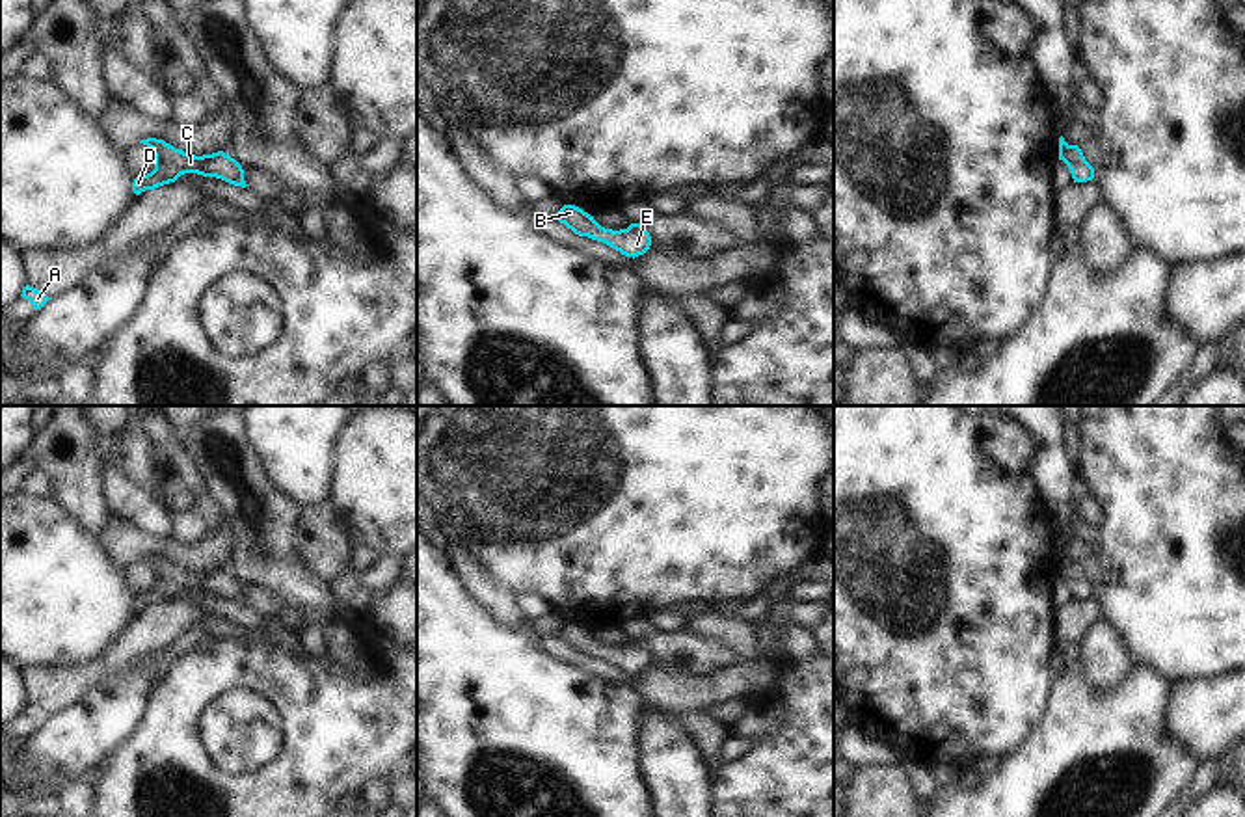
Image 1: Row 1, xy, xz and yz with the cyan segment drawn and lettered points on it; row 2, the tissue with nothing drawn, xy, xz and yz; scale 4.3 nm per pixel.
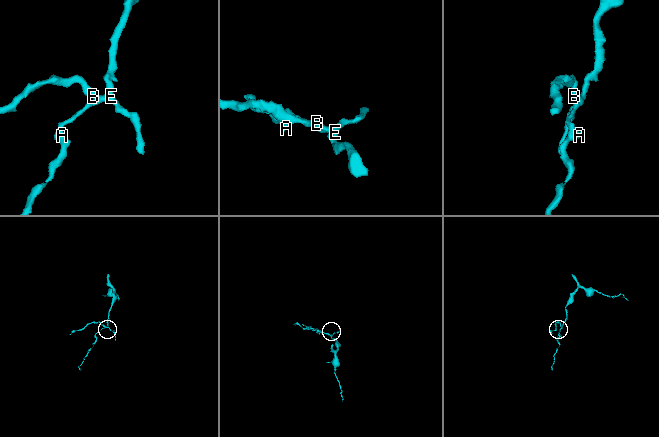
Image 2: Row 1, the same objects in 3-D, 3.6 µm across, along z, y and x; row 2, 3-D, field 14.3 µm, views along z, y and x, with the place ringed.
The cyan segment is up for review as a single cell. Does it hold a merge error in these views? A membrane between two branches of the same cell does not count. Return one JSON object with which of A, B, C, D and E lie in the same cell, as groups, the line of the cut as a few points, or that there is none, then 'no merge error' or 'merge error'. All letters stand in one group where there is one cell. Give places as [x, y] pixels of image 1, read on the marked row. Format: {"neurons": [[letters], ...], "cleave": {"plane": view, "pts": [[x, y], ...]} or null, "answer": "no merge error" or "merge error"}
{"neurons": [["A", "B", "C", "D", "E"]], "cleave": null, "answer": "no merge error"}

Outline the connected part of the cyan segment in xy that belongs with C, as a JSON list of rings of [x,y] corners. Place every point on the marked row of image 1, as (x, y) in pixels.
[[[147,138],[140,143],[147,145],[154,154],[154,169],[147,175],[136,177],[132,192],[140,195],[145,190],[175,182],[184,173],[197,173],[203,177],[216,177],[229,184],[246,188],[242,166],[223,151],[212,154],[188,154],[164,140]]]

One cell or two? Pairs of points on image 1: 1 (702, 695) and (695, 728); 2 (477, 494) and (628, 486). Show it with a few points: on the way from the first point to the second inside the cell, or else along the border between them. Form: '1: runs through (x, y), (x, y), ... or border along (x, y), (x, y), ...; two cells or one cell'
1: border along (655, 708), (683, 713), (708, 711); two cells
2: runs through (514, 494), (548, 495), (585, 492), (590, 486); one cell

